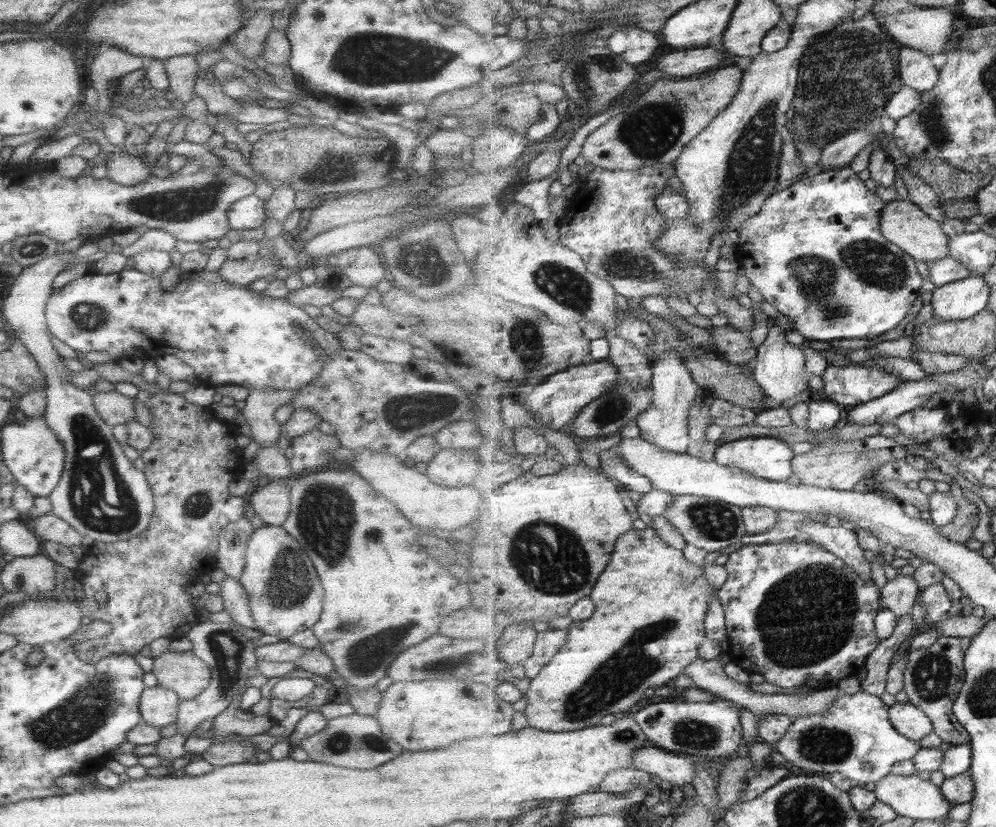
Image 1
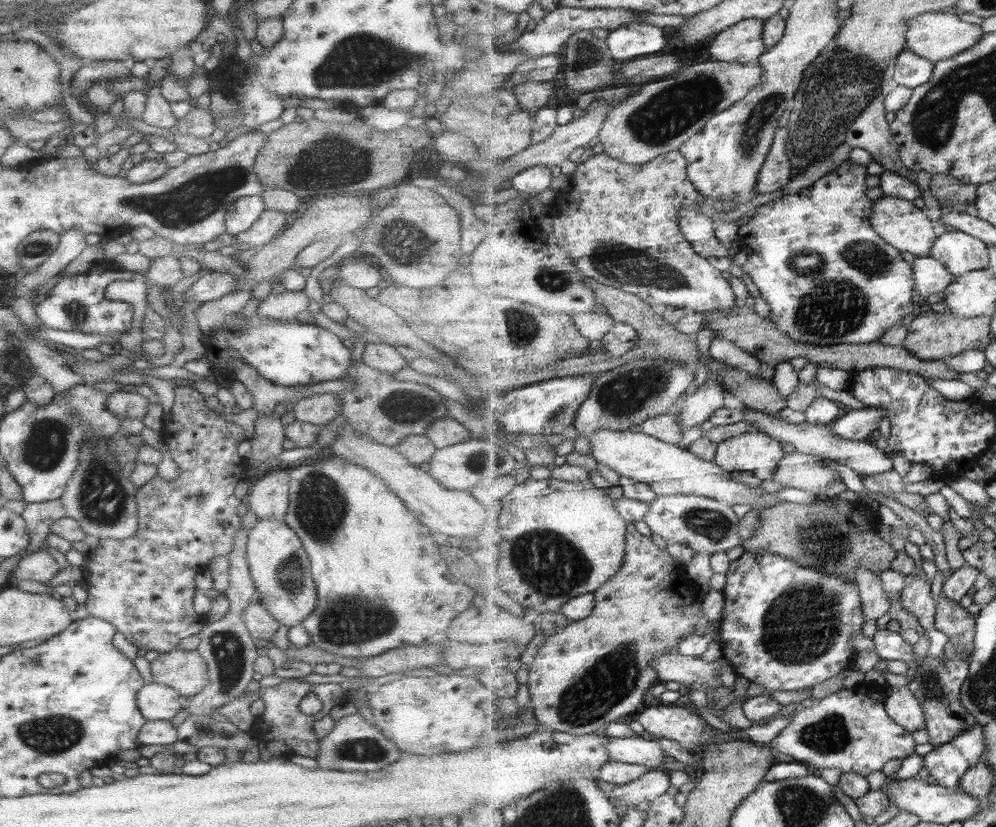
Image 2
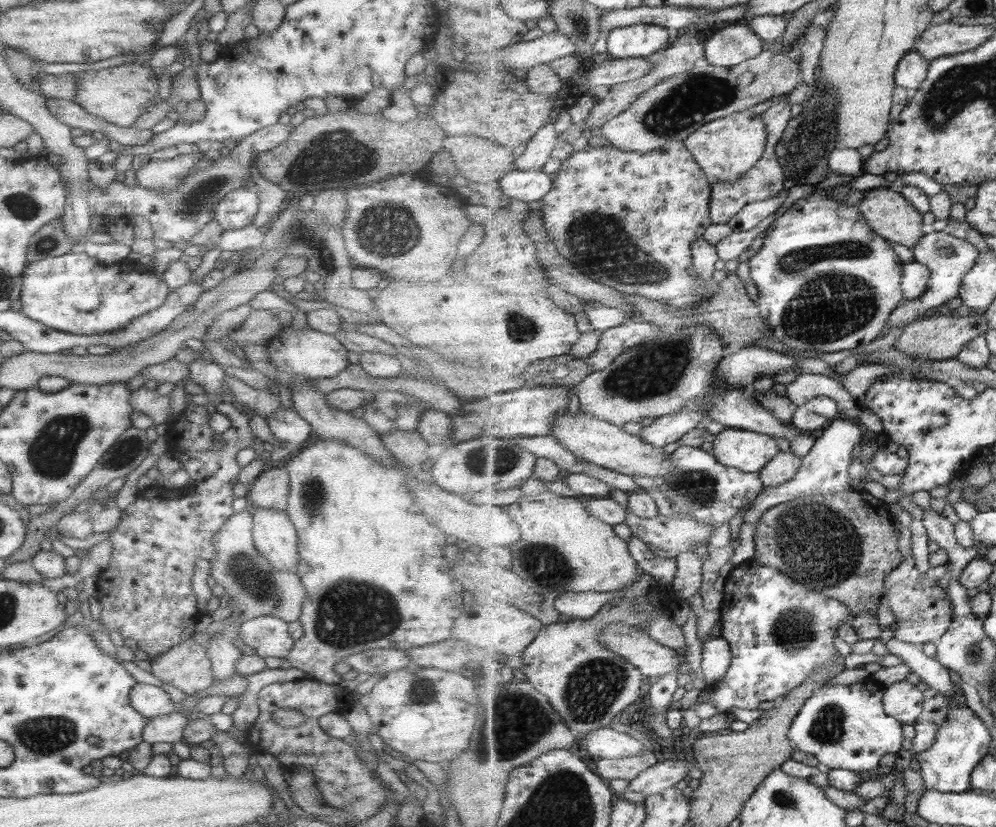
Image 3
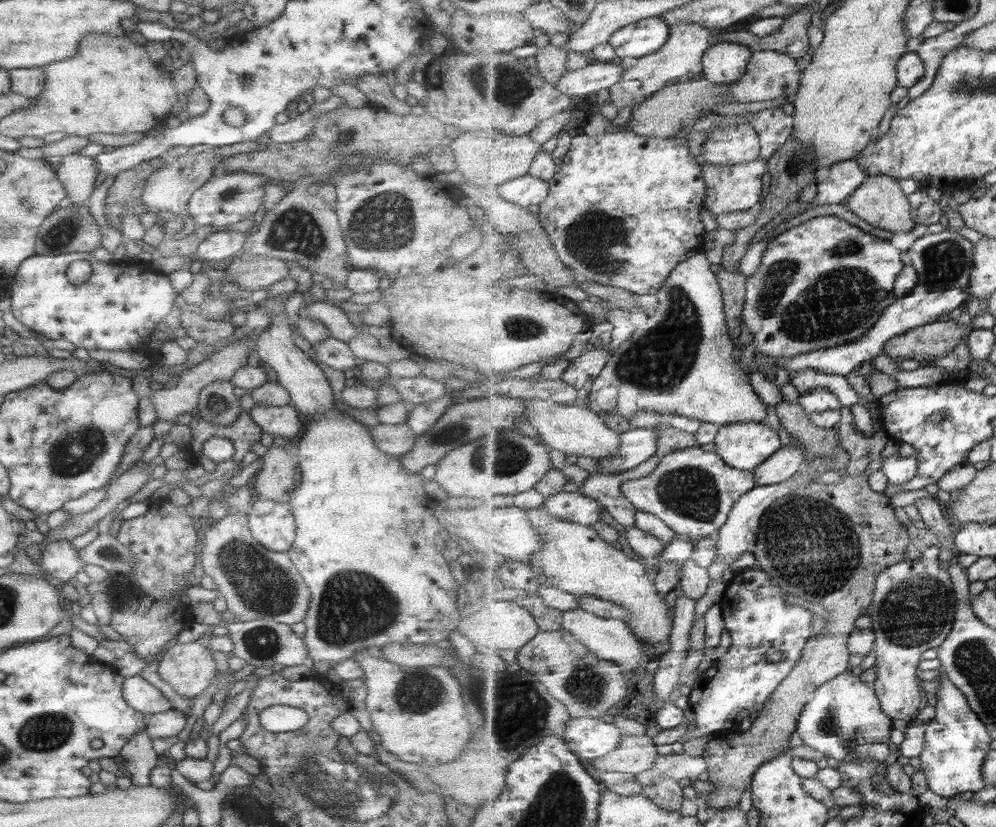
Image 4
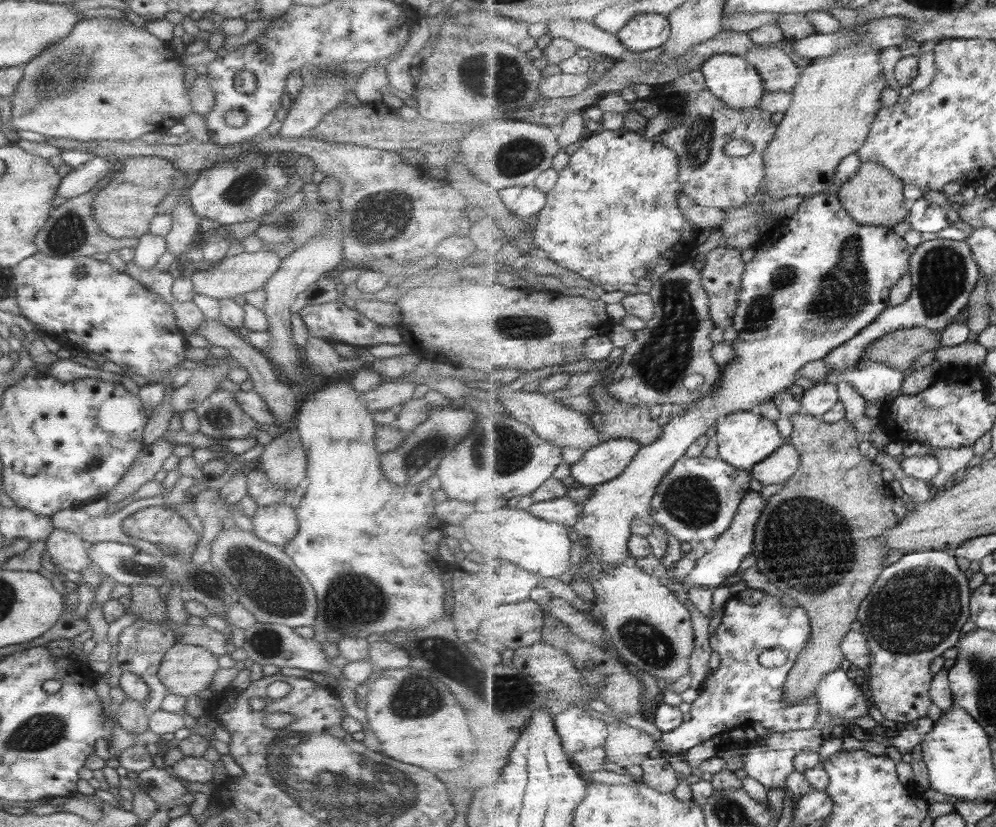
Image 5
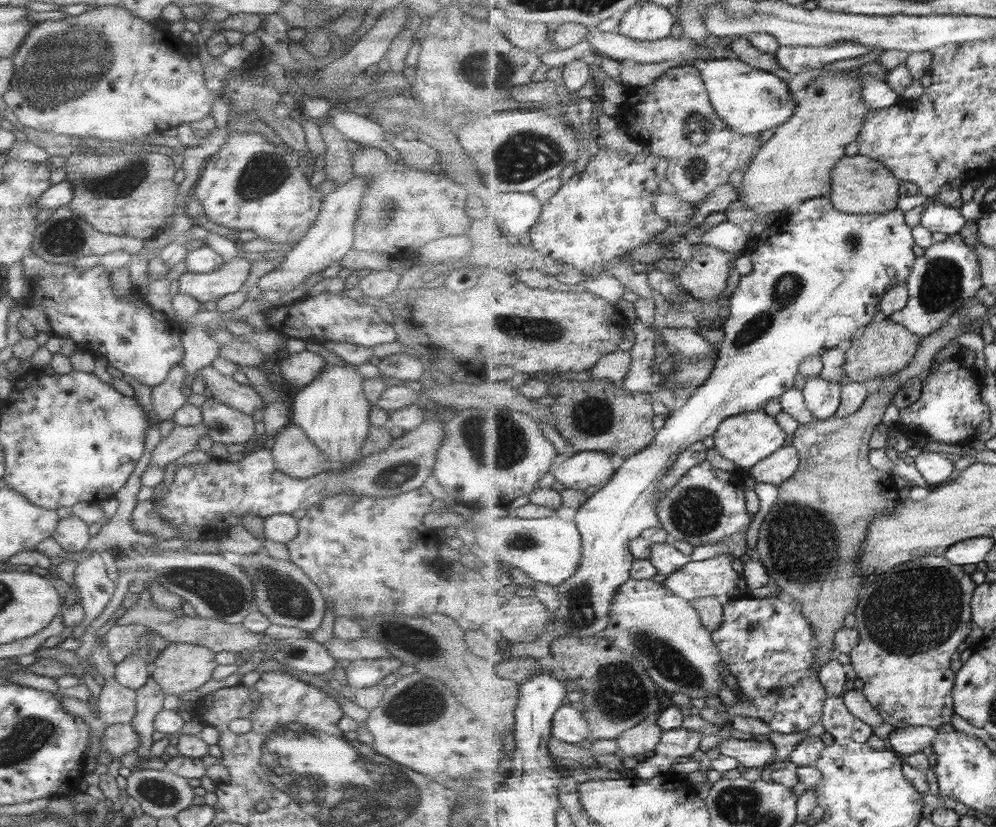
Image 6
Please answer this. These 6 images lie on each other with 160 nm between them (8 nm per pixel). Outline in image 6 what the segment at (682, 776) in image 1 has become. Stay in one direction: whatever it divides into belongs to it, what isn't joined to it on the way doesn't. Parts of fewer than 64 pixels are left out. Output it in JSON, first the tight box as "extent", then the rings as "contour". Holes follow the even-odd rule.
{"extent":[552,705,591,744],"contour":[[[563,705],[554,716],[552,738],[568,744],[591,744],[588,718],[573,706]]]}

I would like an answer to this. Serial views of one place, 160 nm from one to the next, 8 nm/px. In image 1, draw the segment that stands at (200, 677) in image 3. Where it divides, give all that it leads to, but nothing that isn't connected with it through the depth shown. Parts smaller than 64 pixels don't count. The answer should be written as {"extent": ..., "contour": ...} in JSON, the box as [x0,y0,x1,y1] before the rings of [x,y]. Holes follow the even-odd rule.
{"extent":[153,649,210,701],"contour":[[[192,649],[183,652],[169,652],[168,650],[153,658],[153,668],[157,684],[174,692],[180,701],[189,701],[195,698],[210,681],[210,668],[199,657],[196,657]]]}

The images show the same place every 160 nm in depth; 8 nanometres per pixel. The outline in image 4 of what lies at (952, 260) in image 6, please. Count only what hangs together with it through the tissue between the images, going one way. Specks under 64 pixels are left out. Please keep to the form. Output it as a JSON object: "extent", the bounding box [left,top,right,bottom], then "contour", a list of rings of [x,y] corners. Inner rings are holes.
{"extent":[754,229,974,380],"contour":[[[945,229],[932,234],[924,234],[914,241],[907,250],[911,259],[911,266],[919,273],[917,286],[911,294],[898,297],[895,304],[887,307],[873,328],[867,334],[860,336],[849,343],[833,348],[821,349],[810,353],[800,354],[790,359],[776,361],[761,351],[755,350],[754,355],[759,364],[767,366],[773,372],[777,367],[788,371],[789,380],[795,378],[800,372],[812,368],[823,374],[833,374],[846,377],[860,368],[862,363],[879,356],[884,352],[887,342],[895,336],[905,334],[907,331],[925,326],[954,316],[962,304],[967,304],[970,296],[970,276],[974,271],[974,246],[968,238],[955,231]]]}

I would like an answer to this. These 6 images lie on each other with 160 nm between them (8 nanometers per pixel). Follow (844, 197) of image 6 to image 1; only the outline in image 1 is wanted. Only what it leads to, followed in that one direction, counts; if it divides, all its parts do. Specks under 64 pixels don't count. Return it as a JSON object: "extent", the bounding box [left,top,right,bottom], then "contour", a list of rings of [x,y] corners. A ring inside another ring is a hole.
{"extent":[882,199,951,264],"contour":[[[899,199],[887,203],[887,206],[882,210],[882,233],[887,237],[887,240],[899,245],[916,261],[929,264],[949,257],[951,235],[945,234],[941,223],[931,218],[912,200]]]}

